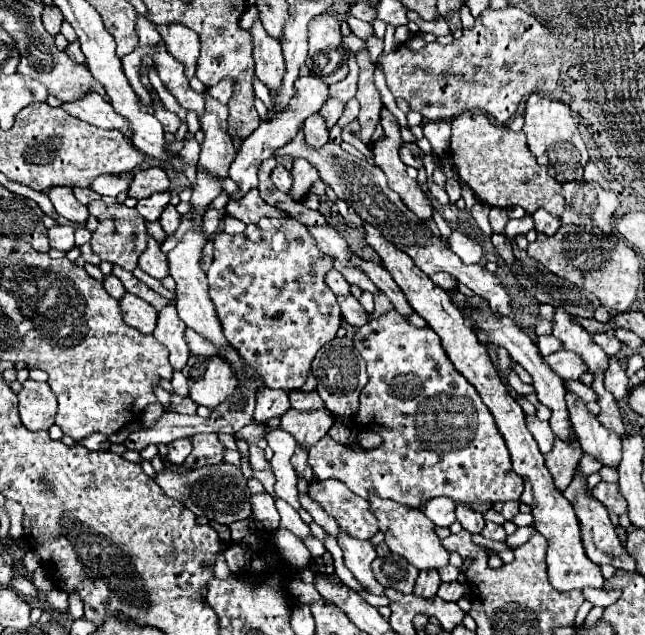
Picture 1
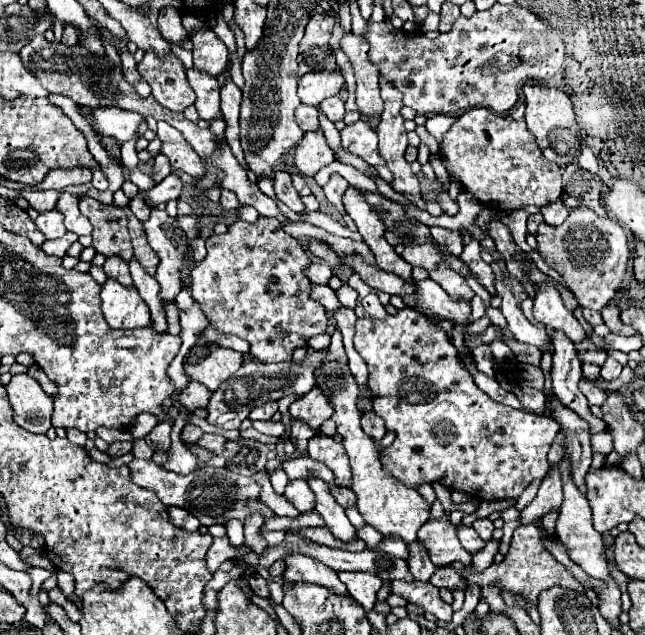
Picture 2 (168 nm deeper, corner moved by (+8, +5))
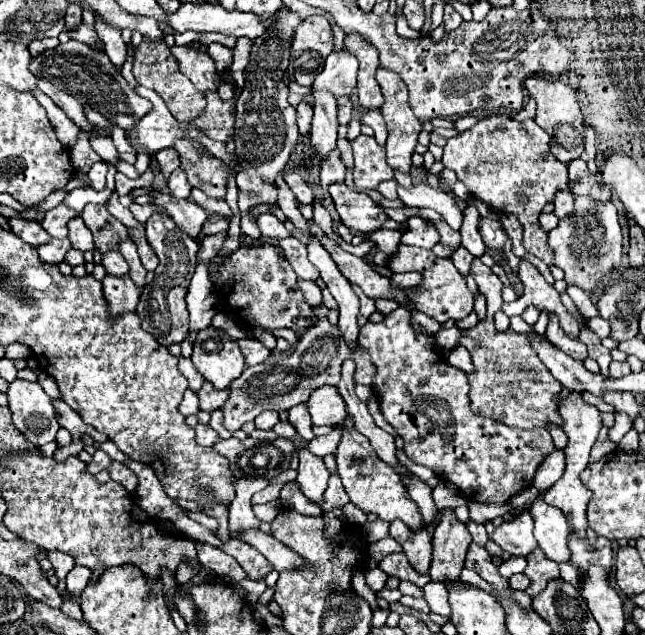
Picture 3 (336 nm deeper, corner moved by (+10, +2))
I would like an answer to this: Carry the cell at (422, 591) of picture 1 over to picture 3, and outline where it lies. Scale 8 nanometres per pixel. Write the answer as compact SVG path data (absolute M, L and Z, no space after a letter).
M393 521L389 535L403 547L403 553L407 555L413 569L417 573L427 573L427 569L431 565L431 553L433 553L431 537L425 535L425 531L409 533L409 529L405 529L403 521Z

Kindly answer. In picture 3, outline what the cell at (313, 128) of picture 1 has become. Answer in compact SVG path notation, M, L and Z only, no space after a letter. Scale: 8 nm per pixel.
M299 103L297 105L297 125L299 125L299 133L301 135L309 133L311 117L313 117L313 107L307 105L307 103Z

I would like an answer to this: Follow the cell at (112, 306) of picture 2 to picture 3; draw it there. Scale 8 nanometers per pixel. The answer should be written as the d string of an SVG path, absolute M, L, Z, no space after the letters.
M107 275L103 279L103 293L105 293L105 301L107 301L109 319L115 321L117 317L121 317L125 313L135 311L141 289L137 289L137 285L133 285L133 281L129 277L119 279L119 277Z

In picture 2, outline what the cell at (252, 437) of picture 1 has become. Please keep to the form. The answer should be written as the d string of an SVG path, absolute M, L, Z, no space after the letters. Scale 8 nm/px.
M267 420L267 422L253 422L253 428L263 432L263 434L271 434L271 436L283 436L285 434L285 426L283 422L273 422L273 420Z

